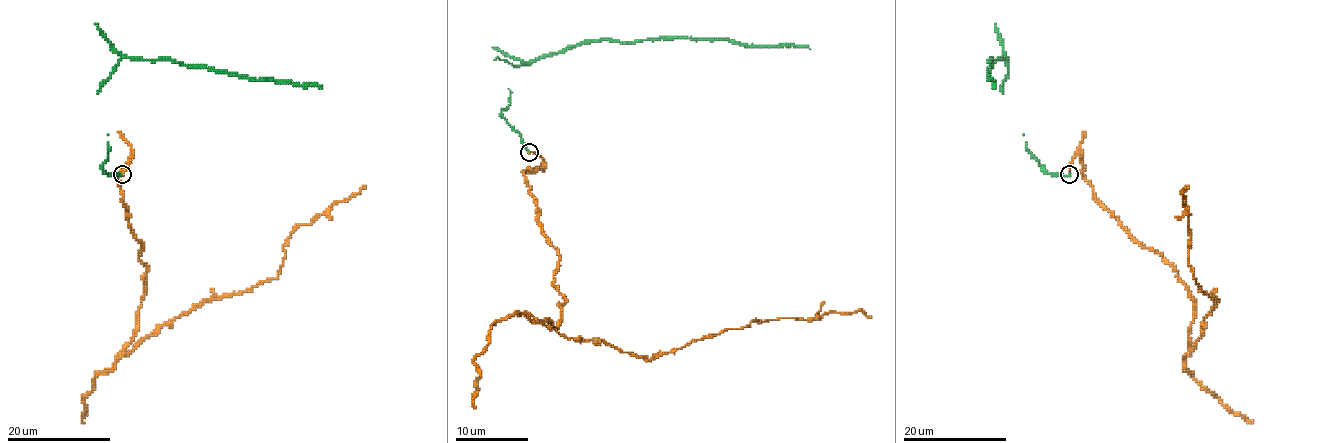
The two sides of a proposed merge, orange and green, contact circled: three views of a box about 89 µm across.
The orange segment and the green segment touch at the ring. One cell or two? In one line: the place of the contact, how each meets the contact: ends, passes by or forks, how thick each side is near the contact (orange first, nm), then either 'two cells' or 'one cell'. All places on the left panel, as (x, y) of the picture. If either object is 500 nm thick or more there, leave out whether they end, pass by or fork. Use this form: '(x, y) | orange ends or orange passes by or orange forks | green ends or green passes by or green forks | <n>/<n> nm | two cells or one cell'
(122, 174) | orange ends | green ends | 200/130 nm | two cells

